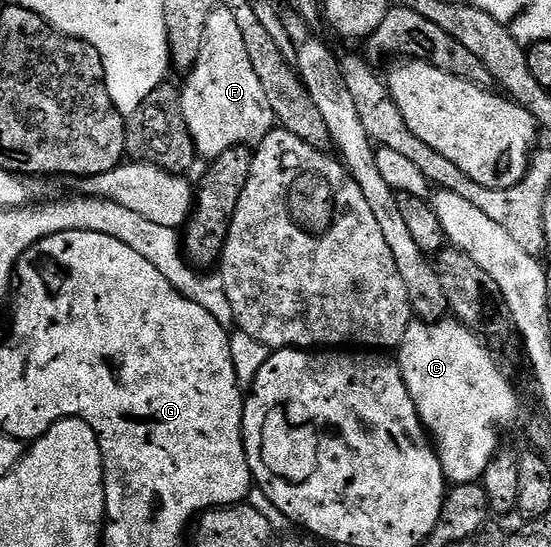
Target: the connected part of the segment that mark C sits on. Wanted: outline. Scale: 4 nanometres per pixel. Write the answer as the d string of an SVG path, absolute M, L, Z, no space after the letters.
M414 320L410 322L399 347L399 365L407 392L411 392L411 400L415 400L421 424L437 451L445 481L453 486L484 479L491 460L502 445L501 430L507 429L517 418L517 394L508 376L497 367L488 348L481 335L474 334L464 323L456 320L442 320L432 324Z

